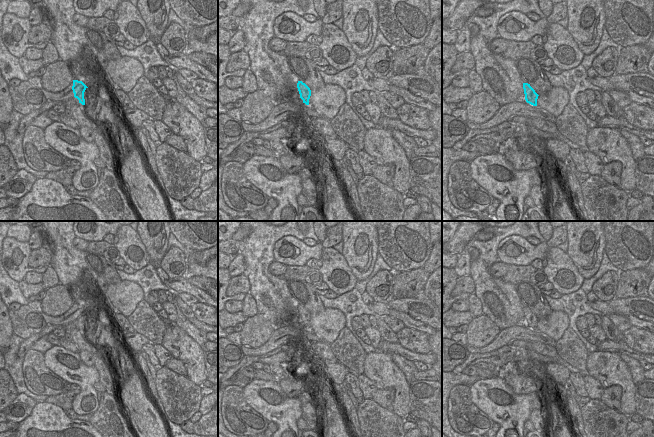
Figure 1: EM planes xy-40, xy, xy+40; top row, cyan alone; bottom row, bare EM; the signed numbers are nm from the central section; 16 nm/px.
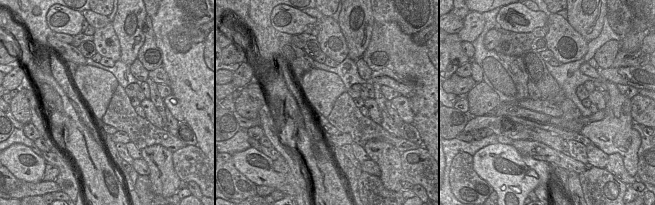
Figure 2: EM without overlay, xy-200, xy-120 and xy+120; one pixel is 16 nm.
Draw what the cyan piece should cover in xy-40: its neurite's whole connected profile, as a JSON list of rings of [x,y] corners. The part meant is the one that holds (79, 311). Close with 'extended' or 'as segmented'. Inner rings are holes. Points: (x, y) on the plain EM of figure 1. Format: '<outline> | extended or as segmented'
[[[73,304],[72,314],[74,321],[77,322],[82,329],[85,329],[84,316],[87,312],[82,305]]] | as segmented

